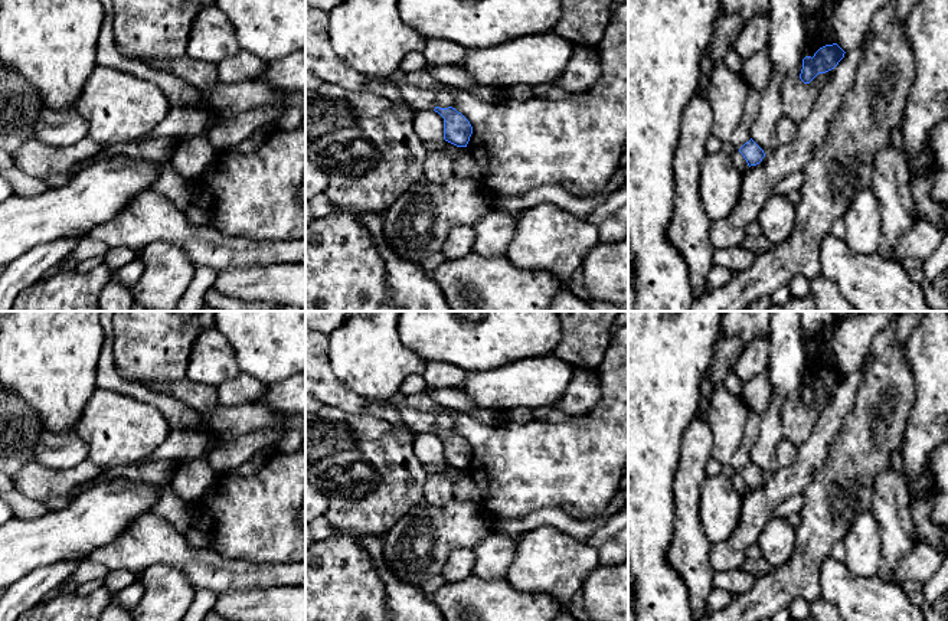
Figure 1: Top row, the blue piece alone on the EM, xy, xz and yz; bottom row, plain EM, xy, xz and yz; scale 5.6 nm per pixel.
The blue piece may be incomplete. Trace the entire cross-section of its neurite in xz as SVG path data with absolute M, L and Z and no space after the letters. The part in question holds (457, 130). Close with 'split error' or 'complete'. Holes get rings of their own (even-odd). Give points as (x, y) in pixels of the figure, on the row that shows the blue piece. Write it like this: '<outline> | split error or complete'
M398 69L390 76L382 79L401 89L402 98L418 111L435 111L444 118L444 140L457 146L467 147L473 134L470 121L455 108L439 108L435 105L435 91L422 91L411 85L405 78L405 71Z | split error

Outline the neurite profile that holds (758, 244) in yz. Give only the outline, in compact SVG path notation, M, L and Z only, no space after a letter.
M761 233L758 236L748 236L741 246L752 251L754 254L761 254L769 251L772 244Z

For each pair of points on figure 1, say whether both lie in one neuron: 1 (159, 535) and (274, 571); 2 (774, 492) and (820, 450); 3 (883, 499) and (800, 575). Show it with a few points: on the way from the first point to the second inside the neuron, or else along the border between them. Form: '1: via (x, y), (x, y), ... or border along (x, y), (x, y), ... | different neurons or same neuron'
1: via (188, 559), (215, 574), (245, 574) | same neuron
2: via (785, 483), (808, 461) | same neuron
3: border along (879, 474), (873, 483), (872, 505), (869, 507) | different neurons

